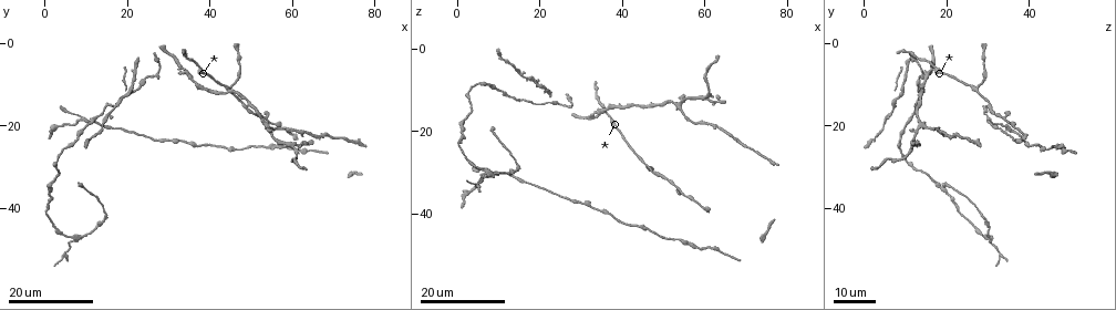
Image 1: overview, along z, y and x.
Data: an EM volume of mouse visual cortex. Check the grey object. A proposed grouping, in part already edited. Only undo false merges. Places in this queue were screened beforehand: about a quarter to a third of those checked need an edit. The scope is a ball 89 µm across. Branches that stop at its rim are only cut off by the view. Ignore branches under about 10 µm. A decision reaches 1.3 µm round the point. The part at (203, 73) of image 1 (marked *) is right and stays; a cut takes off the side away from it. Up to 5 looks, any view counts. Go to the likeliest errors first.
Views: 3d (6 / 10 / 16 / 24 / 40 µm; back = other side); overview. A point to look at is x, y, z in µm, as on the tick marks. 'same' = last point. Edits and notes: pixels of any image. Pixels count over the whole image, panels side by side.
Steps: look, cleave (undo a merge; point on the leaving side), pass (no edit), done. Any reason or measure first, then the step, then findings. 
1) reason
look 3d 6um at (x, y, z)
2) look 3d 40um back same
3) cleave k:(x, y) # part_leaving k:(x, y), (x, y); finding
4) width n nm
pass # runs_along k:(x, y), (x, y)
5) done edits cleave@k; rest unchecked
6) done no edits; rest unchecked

look 3d 24um at (14.0, 43.0, 29.0)

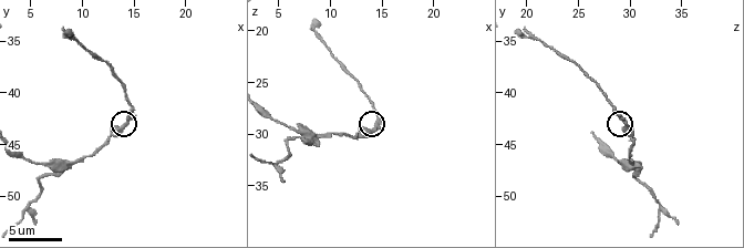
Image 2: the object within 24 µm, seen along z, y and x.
look 3d 6um at (14.4, 42.8, 29.2)

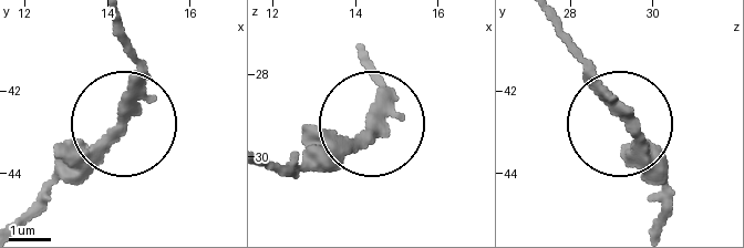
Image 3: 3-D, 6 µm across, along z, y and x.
arms 3
pass # runs_along 3:(660, 217), (663, 164), (564, 40); continuous, no second neuron

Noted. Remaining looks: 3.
three arms meet
look 3d 24um at (34.5, 8.5, 15.0)

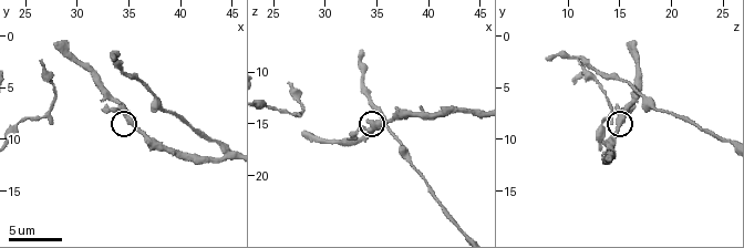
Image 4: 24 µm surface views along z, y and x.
look 3d 10um at (34.6, 8.0, 15.2)

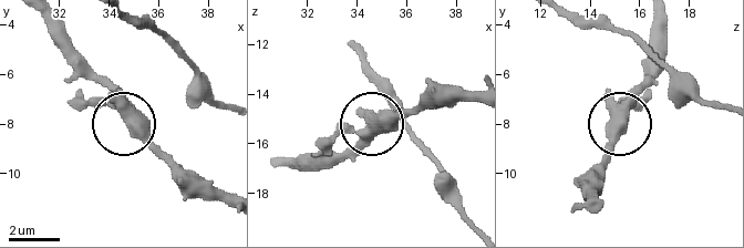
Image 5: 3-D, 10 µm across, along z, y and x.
side_arm 56 um
pass # one neuron here

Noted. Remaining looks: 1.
done no edits; rest unchecked

